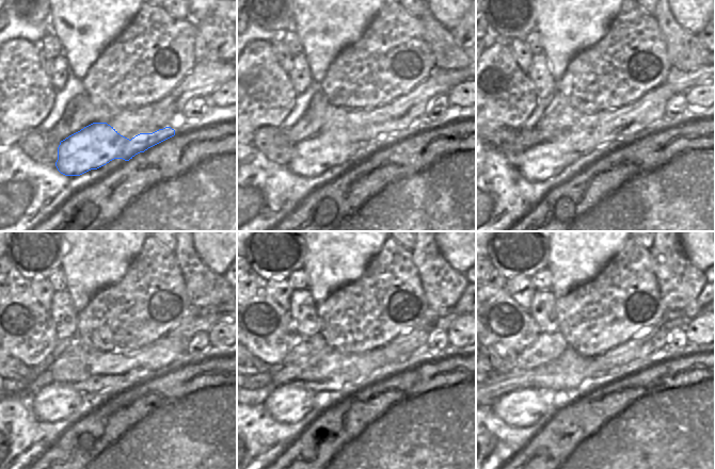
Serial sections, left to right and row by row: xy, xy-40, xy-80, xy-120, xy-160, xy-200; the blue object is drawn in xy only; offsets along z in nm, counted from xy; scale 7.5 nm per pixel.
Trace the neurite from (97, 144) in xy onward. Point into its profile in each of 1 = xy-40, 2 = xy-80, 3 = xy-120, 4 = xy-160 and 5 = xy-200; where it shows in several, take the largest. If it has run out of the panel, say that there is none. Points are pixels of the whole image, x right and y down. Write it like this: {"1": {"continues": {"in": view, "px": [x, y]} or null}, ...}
{"1": {"continues": {"in": "xy-40", "px": [312, 157]}}, "2": {"continues": {"in": "xy-80", "px": [540, 162]}}, "3": {"continues": {"in": "xy-120", "px": [54, 402]}}, "4": {"continues": {"in": "xy-160", "px": [286, 404]}}, "5": {"continues": {"in": "xy-200", "px": [521, 408]}}}

